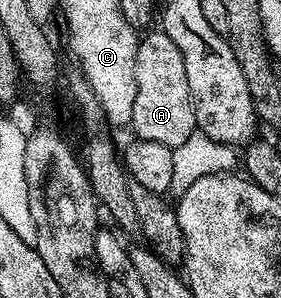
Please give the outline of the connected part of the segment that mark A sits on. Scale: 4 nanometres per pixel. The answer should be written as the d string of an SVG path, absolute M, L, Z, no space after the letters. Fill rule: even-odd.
M152 28L144 35L136 43L136 95L130 130L136 133L133 135L139 140L152 140L154 144L166 144L175 148L185 143L190 134L198 129L190 84L186 84L186 64L182 64L182 52L178 52L174 40L170 40L163 29Z

